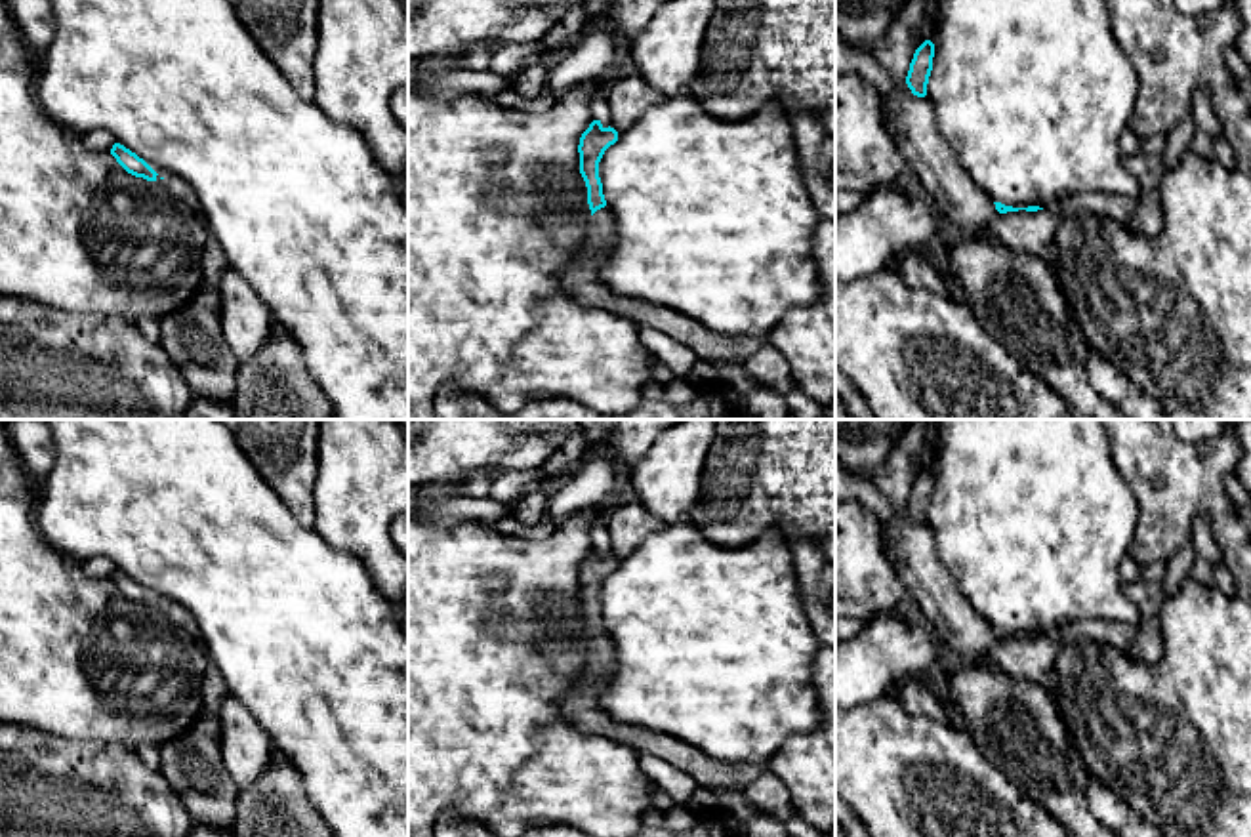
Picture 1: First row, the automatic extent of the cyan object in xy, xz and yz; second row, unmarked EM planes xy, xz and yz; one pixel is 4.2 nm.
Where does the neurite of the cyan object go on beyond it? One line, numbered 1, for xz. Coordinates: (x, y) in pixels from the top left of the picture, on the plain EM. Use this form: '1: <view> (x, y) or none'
1: none

